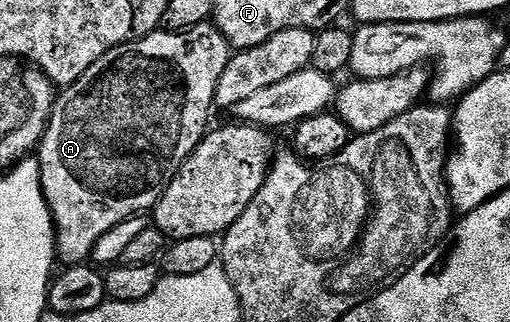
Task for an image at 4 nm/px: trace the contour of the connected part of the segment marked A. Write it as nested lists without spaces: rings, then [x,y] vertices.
[[[212,22],[193,27],[190,31],[167,31],[158,29],[146,39],[138,39],[136,43],[124,43],[121,47],[111,49],[79,81],[75,81],[69,87],[64,88],[56,96],[53,104],[53,116],[49,118],[49,128],[45,131],[45,137],[39,148],[39,162],[41,164],[41,188],[45,194],[45,200],[49,211],[53,214],[53,225],[57,236],[57,249],[55,252],[58,260],[62,259],[65,267],[75,267],[84,264],[92,256],[97,242],[107,233],[107,229],[115,229],[123,221],[140,216],[142,213],[152,212],[157,202],[163,197],[167,185],[179,173],[179,169],[191,157],[191,153],[201,144],[207,134],[209,123],[209,110],[214,110],[217,98],[217,86],[219,77],[223,77],[223,69],[227,69],[231,58],[231,48],[223,37],[221,30]]]

